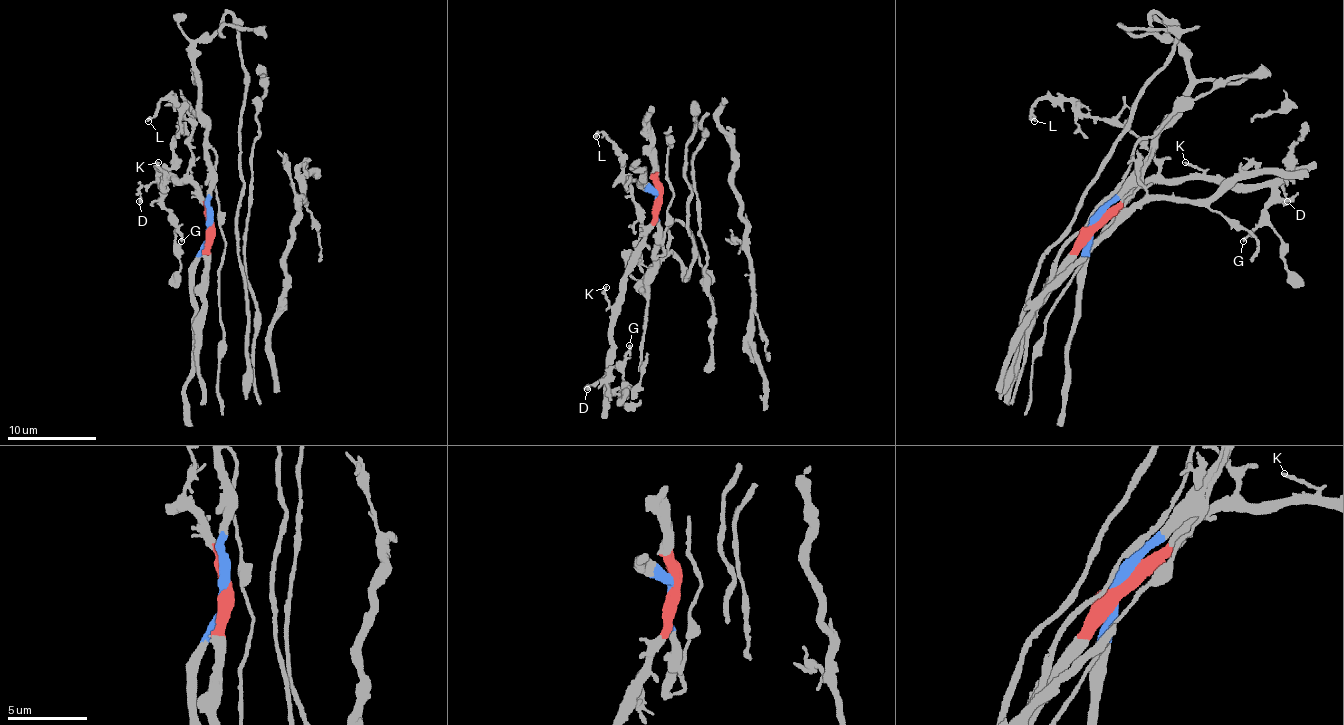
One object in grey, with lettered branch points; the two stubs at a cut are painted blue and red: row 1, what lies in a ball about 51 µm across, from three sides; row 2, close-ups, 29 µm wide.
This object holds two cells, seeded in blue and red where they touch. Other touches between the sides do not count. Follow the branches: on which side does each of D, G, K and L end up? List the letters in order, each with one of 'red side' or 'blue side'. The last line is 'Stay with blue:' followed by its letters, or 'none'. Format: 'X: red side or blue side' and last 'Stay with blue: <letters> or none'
D: red side
G: red side
K: red side
L: red side
Stay with blue: none

